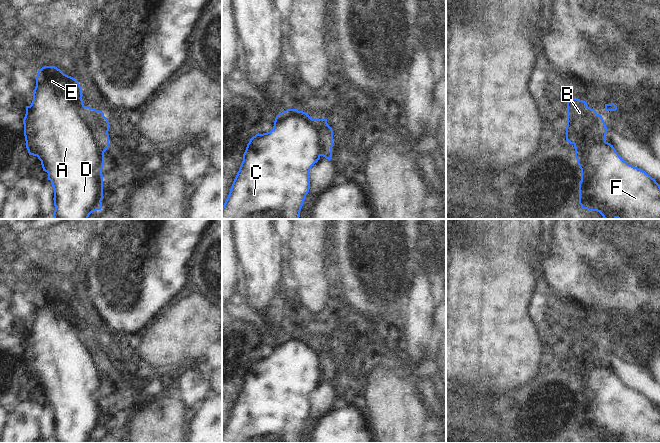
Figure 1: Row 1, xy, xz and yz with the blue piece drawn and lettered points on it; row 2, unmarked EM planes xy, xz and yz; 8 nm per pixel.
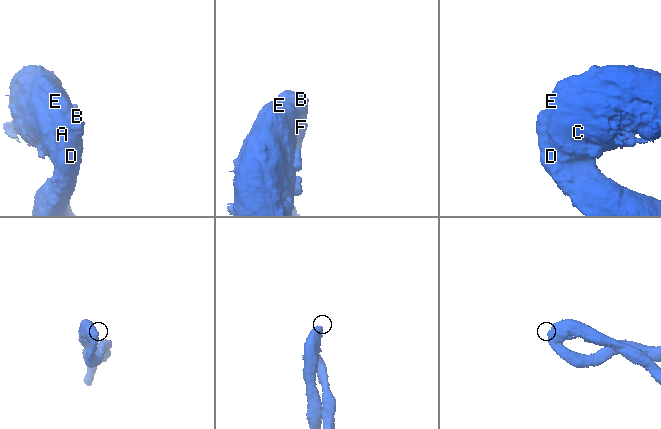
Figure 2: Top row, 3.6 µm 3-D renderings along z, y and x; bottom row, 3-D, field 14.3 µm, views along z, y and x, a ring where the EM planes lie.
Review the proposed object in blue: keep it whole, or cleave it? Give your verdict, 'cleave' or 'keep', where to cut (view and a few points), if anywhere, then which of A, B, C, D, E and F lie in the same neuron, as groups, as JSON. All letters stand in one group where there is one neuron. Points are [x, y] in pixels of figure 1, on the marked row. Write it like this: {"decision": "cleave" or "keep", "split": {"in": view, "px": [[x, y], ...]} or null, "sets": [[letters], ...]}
{"decision": "keep", "split": null, "sets": [["A", "B", "C", "D", "E", "F"]]}

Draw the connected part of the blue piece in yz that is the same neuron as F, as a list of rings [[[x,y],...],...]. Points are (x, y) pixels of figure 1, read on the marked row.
[[[577,98],[567,102],[566,140],[574,145],[575,158],[581,169],[579,204],[582,209],[599,212],[604,219],[660,219],[660,185],[645,171],[623,160],[606,141],[608,129],[601,115]]]

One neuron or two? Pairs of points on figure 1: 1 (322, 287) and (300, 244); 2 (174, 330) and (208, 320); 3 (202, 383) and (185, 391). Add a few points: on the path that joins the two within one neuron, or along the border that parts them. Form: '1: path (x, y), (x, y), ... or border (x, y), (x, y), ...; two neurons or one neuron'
1: path (311, 276), (307, 267), (307, 255); one neuron
2: path (182, 330), (187, 330), (193, 324), (200, 324); one neuron
3: path (198, 384), (189, 390); one neuron

